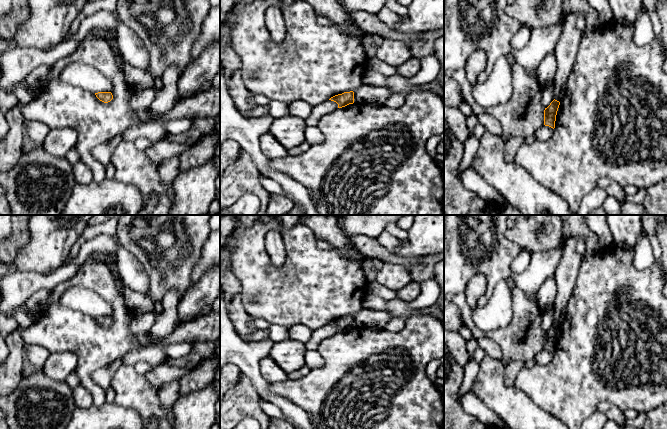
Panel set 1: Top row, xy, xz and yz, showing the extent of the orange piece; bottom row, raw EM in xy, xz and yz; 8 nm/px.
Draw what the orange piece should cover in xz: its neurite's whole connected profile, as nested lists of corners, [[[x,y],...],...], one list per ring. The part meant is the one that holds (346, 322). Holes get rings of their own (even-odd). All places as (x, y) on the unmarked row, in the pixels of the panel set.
[[[344,316],[331,321],[329,324],[336,326],[338,328],[338,332],[342,332],[354,327],[354,316]]]

